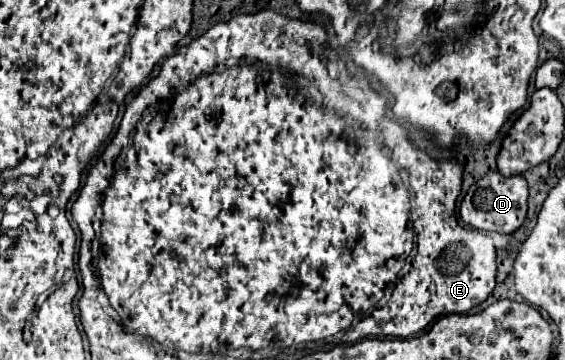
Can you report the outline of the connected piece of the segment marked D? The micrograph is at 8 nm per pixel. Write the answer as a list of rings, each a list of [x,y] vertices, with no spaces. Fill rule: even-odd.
[[[499,171],[485,175],[477,183],[471,185],[467,195],[461,201],[461,219],[465,225],[479,231],[495,231],[495,233],[513,233],[517,231],[527,215],[527,181],[523,175],[503,177]]]

